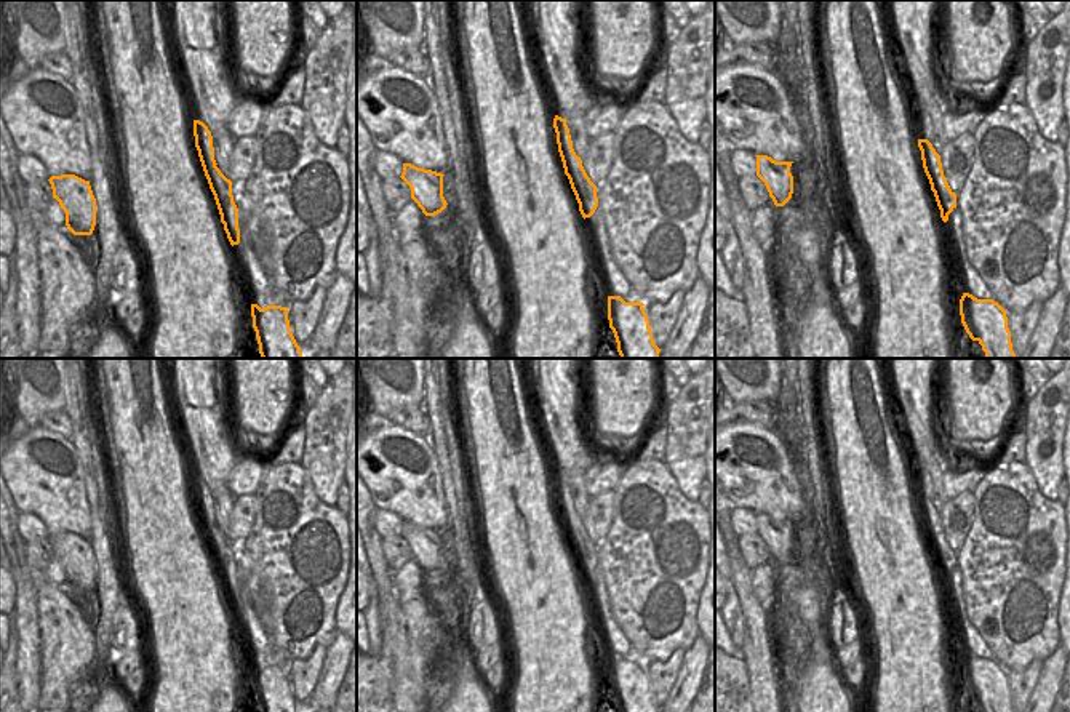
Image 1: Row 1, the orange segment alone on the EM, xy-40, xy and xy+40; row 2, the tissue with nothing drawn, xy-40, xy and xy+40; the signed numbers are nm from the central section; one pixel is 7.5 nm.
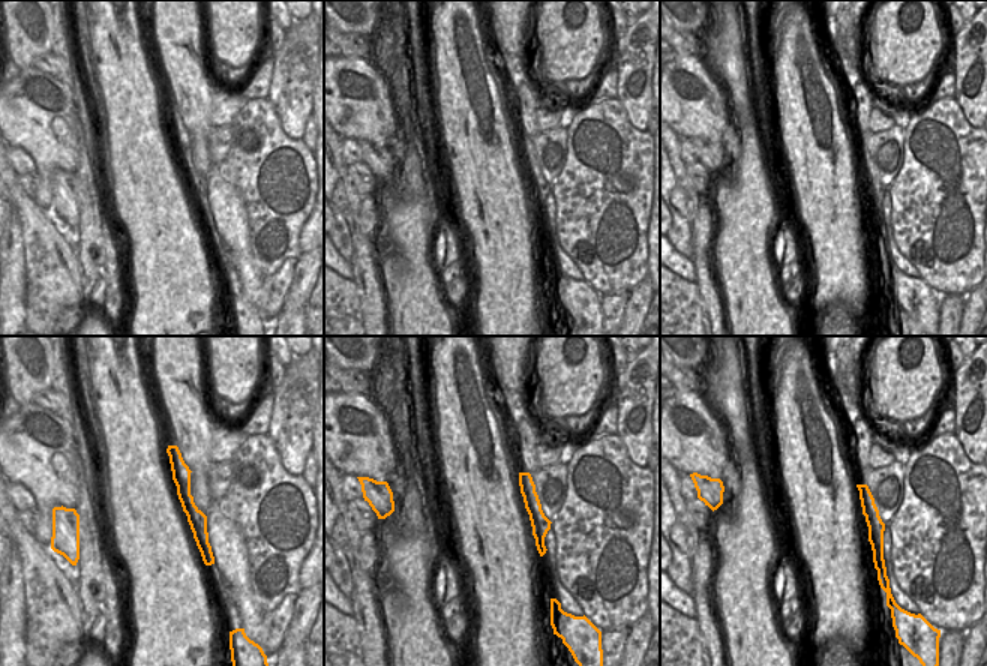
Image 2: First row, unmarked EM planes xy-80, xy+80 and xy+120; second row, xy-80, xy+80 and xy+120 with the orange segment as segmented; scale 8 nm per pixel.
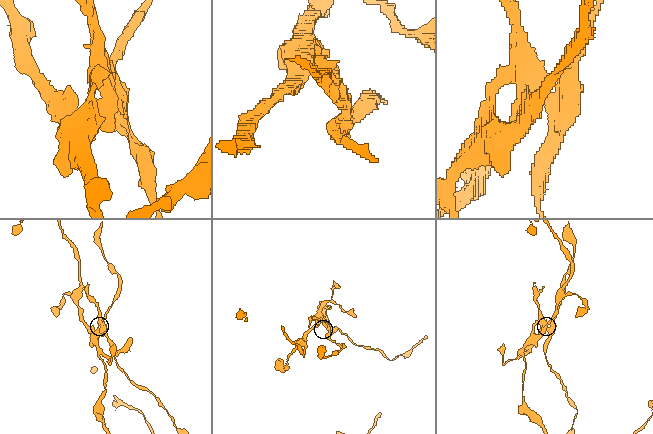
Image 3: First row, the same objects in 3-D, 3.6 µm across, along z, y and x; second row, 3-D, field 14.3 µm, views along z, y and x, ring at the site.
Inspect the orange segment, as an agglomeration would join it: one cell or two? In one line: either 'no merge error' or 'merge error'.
merge error

